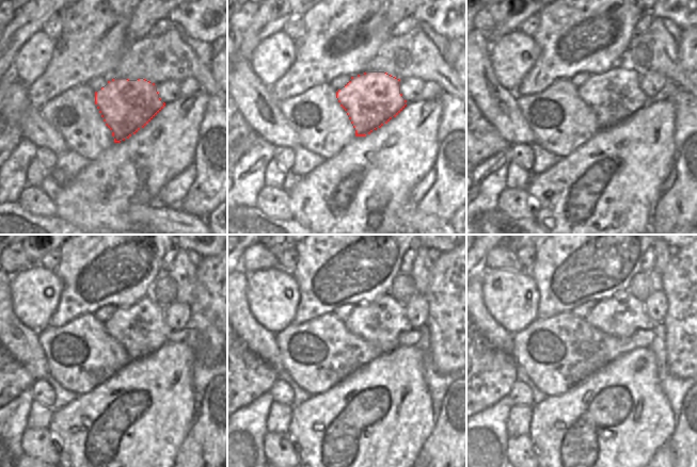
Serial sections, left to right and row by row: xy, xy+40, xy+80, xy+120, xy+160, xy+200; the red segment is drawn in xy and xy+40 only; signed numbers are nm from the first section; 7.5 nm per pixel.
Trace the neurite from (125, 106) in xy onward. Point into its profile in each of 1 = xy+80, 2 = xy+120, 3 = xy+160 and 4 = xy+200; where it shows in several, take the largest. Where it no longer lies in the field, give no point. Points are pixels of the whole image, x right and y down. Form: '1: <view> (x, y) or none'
1: xy+80 (615, 95)
2: xy+120 (141, 328)
3: xy+160 (381, 322)
4: xy+200 (621, 316)

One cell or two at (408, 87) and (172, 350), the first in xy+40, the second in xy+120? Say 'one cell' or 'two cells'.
two cells

